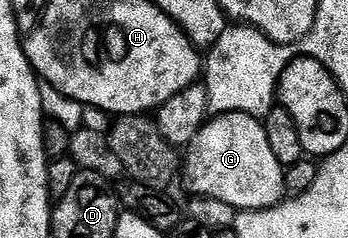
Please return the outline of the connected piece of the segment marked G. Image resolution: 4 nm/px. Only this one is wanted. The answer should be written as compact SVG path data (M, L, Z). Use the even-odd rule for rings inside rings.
M241 112L210 118L191 137L181 159L183 181L192 196L220 199L237 211L260 212L284 200L285 167L277 162L262 122Z

